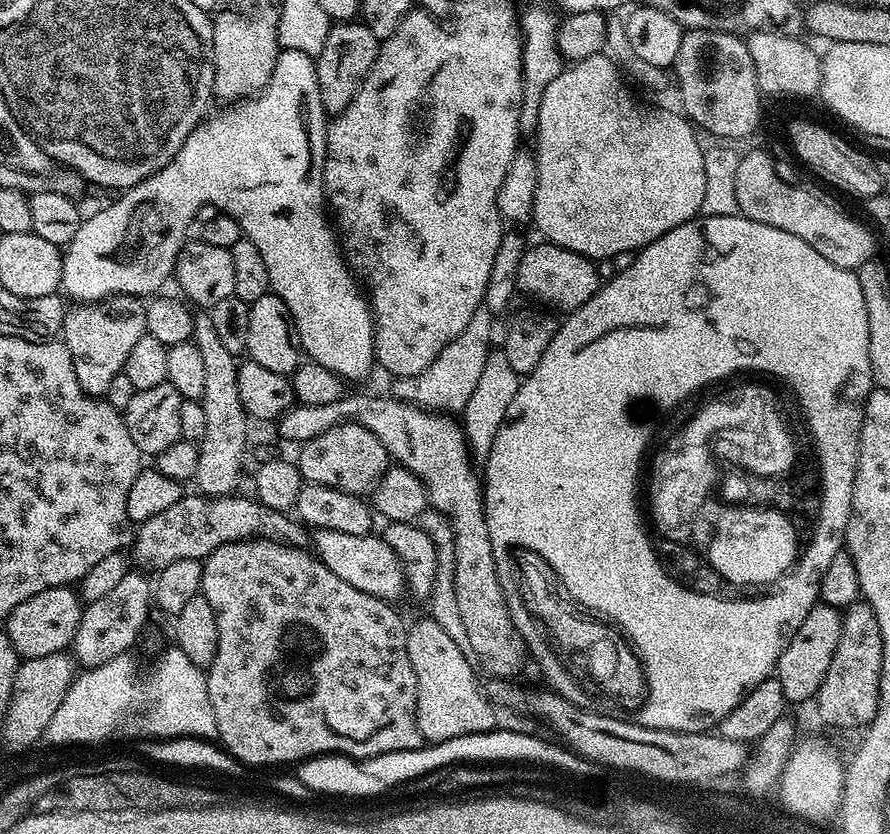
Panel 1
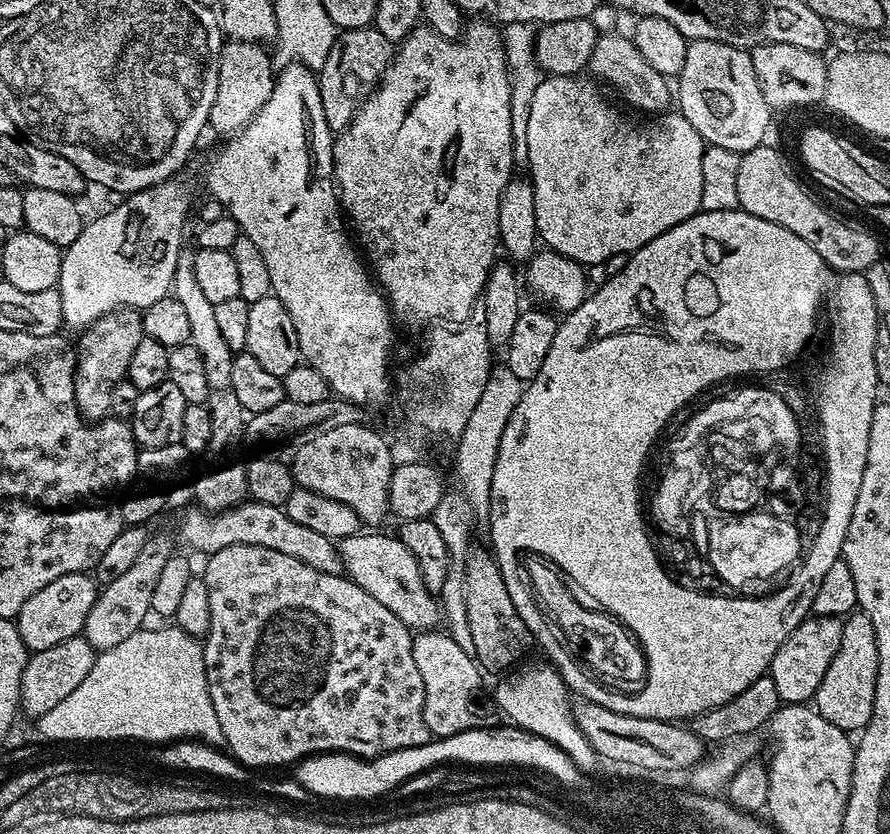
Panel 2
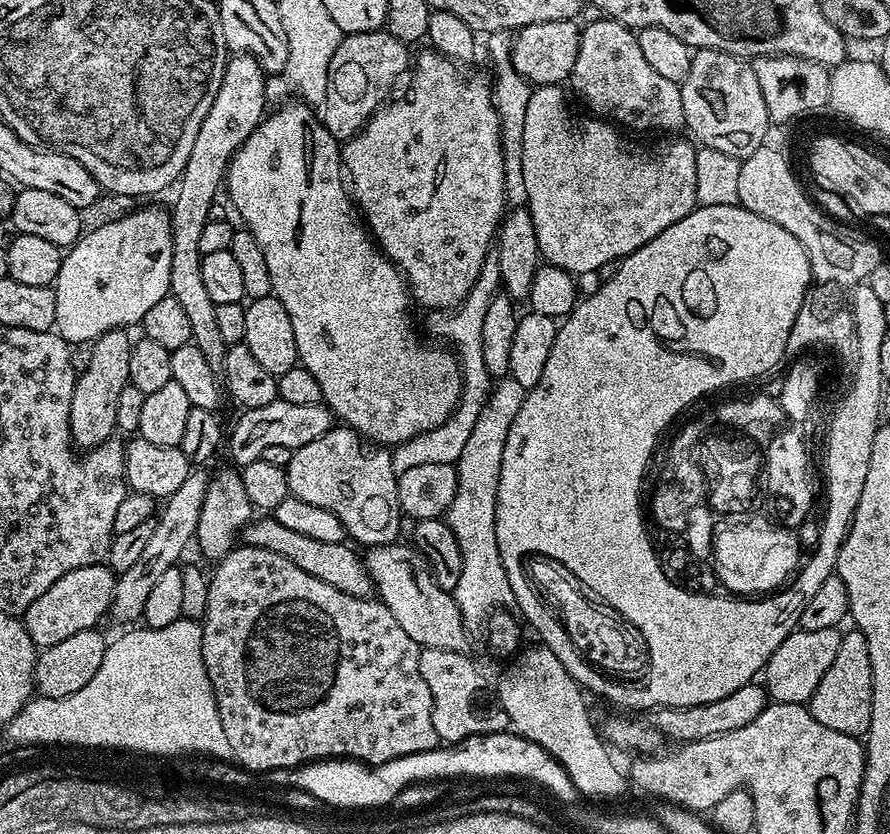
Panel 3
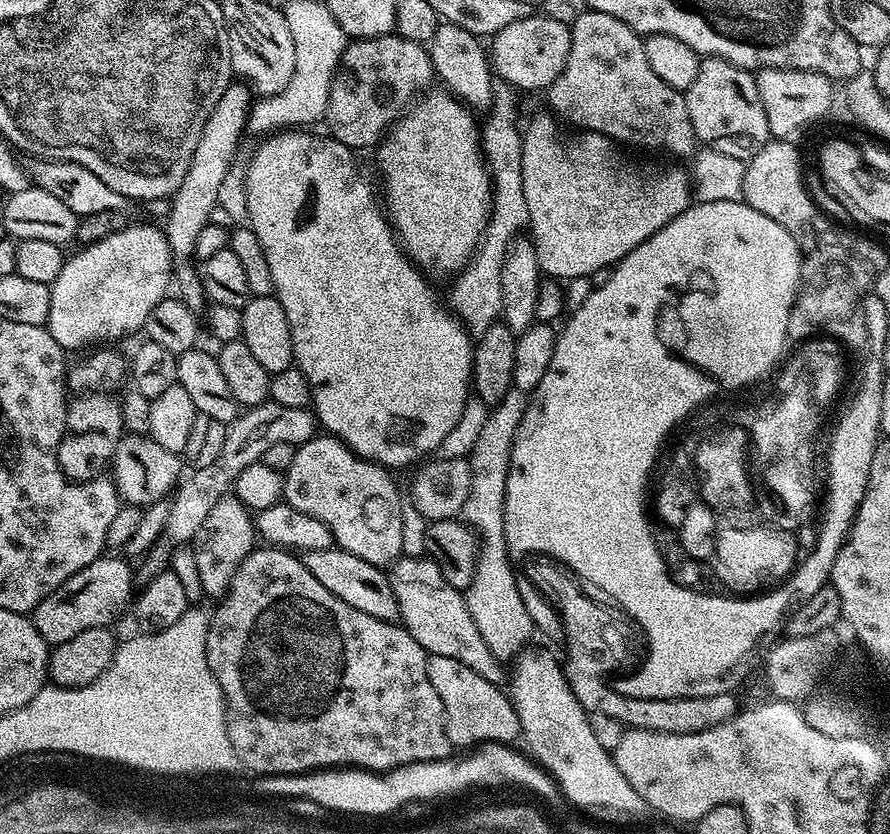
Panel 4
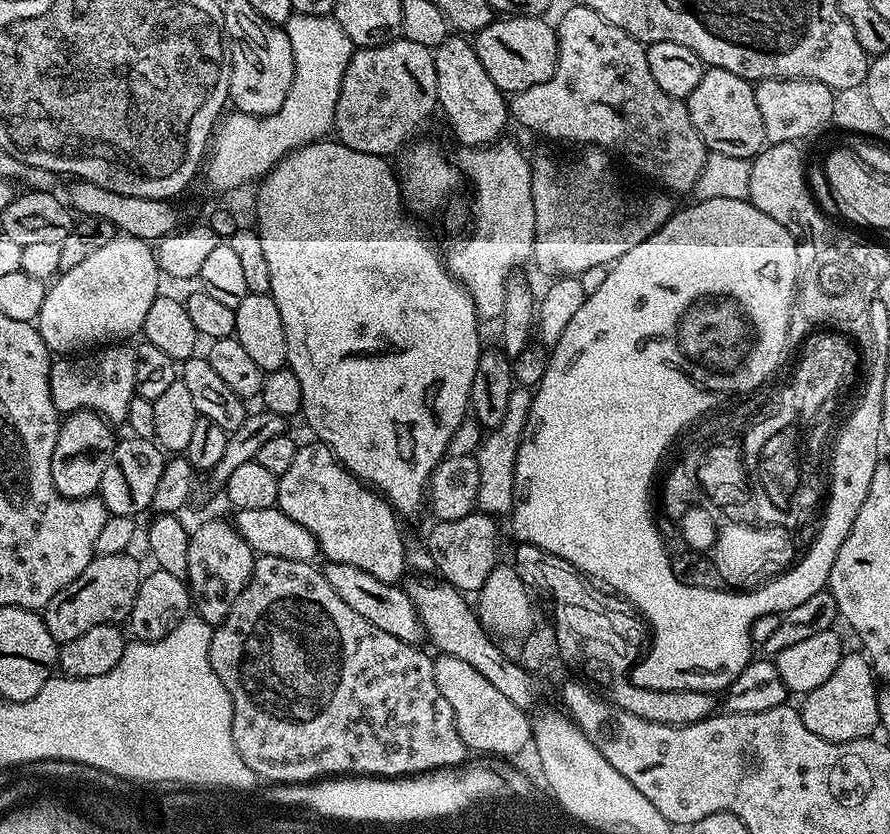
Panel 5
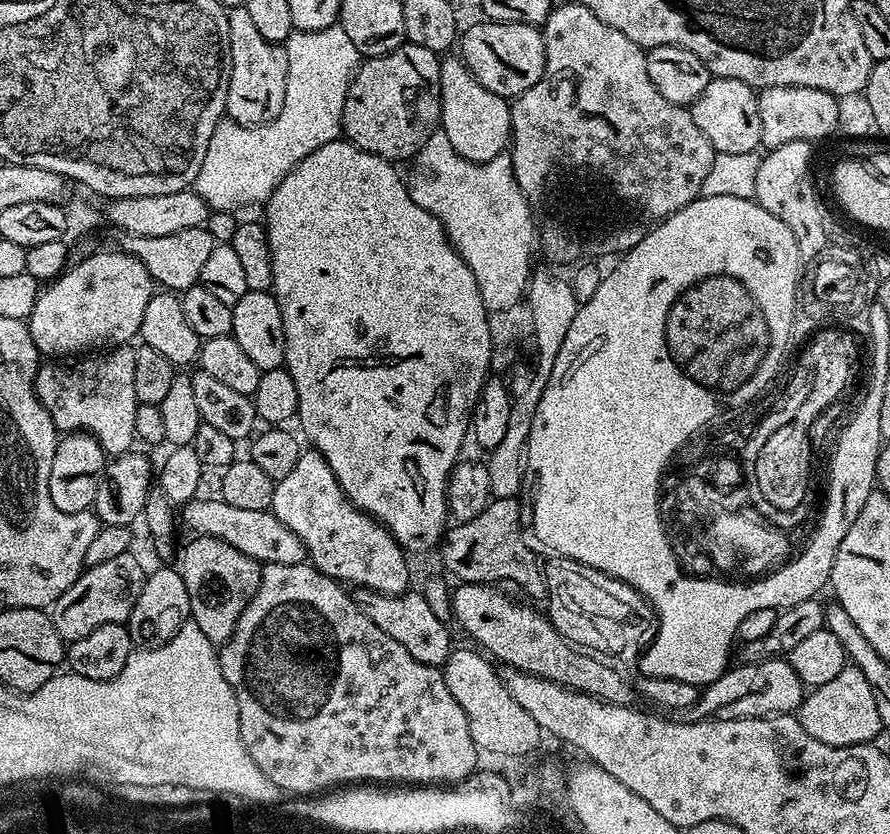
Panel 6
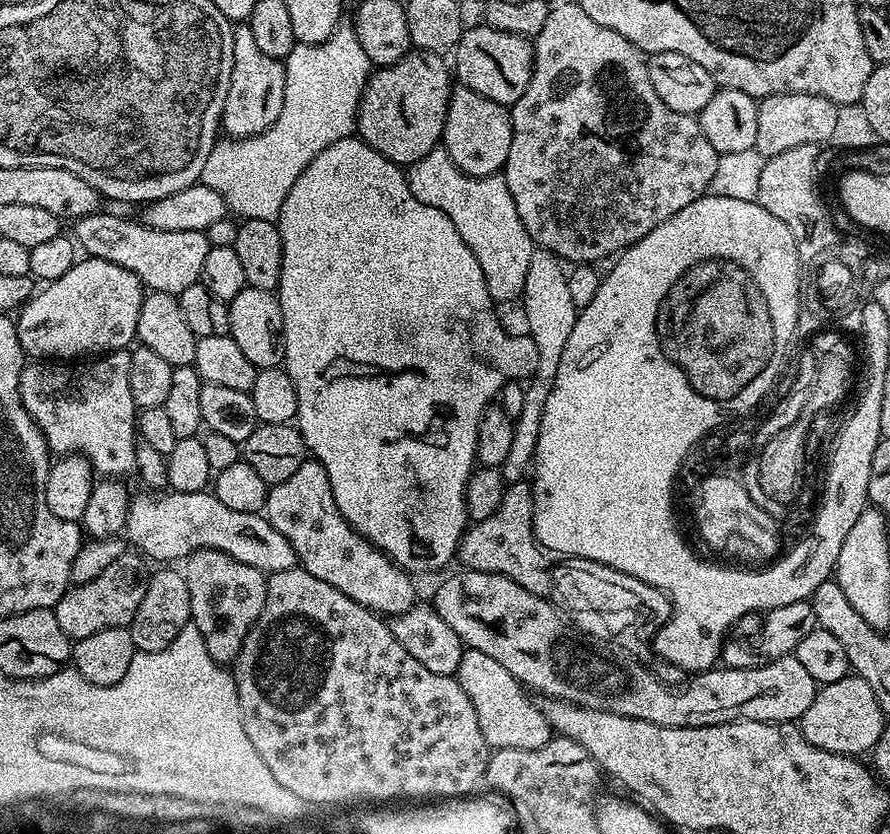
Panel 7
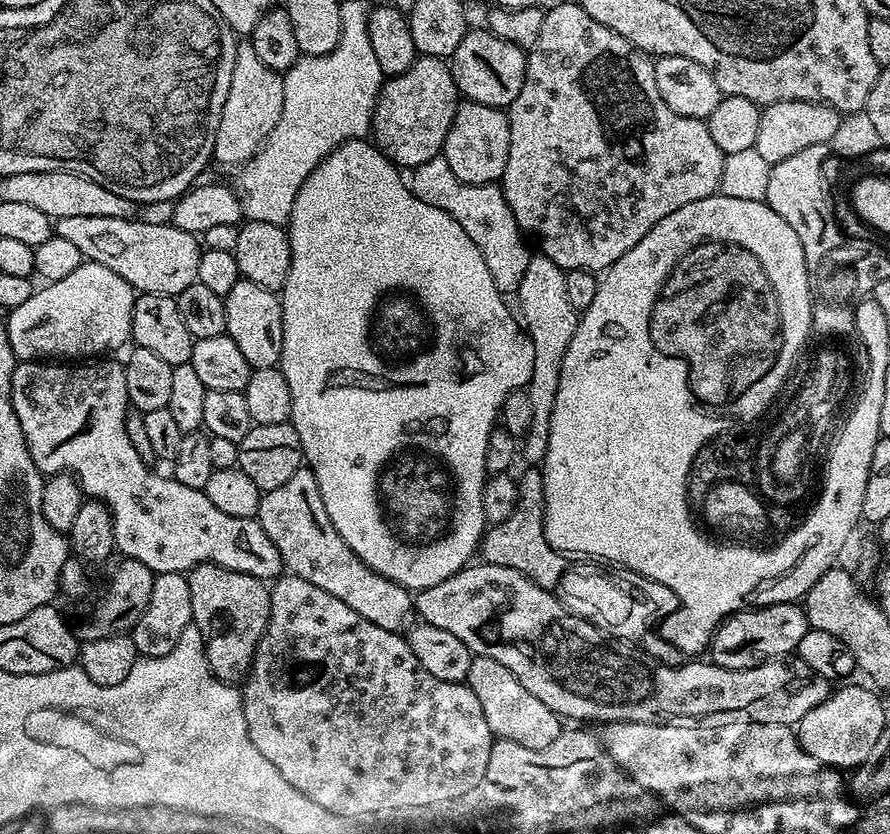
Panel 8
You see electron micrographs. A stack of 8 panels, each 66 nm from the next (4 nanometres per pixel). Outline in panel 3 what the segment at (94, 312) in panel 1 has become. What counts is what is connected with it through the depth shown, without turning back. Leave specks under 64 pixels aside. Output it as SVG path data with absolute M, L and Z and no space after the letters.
M124 330L103 332L97 340L91 341L88 365L77 375L74 398L70 398L70 434L77 449L97 448L102 442L113 439L117 431L118 397L129 383L133 341L128 340L128 335Z

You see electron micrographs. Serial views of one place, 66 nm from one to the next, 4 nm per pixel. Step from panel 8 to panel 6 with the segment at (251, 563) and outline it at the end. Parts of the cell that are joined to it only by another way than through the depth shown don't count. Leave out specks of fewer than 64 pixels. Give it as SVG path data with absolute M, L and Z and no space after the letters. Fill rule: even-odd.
M112 346L99 354L84 354L67 362L41 363L36 372L36 396L61 433L90 432L109 457L119 456L133 447L136 435L135 357L135 347ZM196 498L191 503L183 505L182 524L183 527L185 524L189 528L192 536L209 536L222 542L230 542L234 550L259 560L261 565L302 564L306 560L304 543L298 538L298 534L282 526L282 522L278 522L278 518L270 510L241 510L219 498Z

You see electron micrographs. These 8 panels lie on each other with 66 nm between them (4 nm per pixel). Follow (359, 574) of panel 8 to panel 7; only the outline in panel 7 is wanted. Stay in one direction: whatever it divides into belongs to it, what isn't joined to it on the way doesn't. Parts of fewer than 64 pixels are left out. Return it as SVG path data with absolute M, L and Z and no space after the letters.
M305 458L302 466L298 466L298 470L294 470L294 474L286 478L286 482L278 482L269 487L268 501L264 504L263 515L267 516L274 530L278 530L278 534L282 534L286 542L290 542L299 567L314 574L314 578L322 578L322 582L334 586L334 590L342 590L346 598L358 602L364 608L384 618L402 614L418 603L416 584L412 581L415 579L403 568L399 568L386 553L379 552L366 537L359 536L342 518L334 502L334 494L330 490L330 478L315 458Z

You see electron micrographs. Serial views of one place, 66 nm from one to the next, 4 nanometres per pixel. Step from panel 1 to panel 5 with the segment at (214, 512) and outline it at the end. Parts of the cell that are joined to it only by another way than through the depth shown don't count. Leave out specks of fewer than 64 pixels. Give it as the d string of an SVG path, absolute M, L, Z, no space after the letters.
M331 562L325 563L325 565L323 565L322 571L326 582L330 582L330 586L334 586L334 594L338 594L338 598L342 598L342 602L346 602L346 606L352 607L357 614L362 614L362 618L366 618L366 622L374 622L374 626L378 626L378 630L382 630L386 634L394 634L394 638L407 644L419 645L425 639L424 627L418 618L418 610L408 597L407 591L399 583L378 582L378 578L374 578L374 574L366 574L366 570L358 570L358 566Z

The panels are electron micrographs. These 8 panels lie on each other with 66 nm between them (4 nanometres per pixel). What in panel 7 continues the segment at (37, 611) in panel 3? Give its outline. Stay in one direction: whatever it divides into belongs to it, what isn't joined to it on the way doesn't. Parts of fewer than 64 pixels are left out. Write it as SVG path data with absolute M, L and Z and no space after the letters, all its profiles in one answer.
M125 550L122 558L114 561L114 566L102 570L94 582L72 584L54 609L58 626L62 626L62 634L75 642L90 638L90 634L98 634L98 630L128 628L146 594L150 572L149 569L144 569L144 564L146 565L146 560L143 555Z

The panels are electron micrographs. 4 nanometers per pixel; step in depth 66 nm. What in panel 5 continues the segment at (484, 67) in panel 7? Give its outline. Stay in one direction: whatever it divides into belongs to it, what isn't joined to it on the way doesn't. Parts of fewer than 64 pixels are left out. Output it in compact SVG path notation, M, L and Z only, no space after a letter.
M505 16L493 19L481 32L475 33L474 47L478 54L478 62L490 74L494 86L498 86L505 94L515 94L522 90L530 90L530 86L538 86L538 82L546 82L550 74L554 74L554 66L558 62L558 38L556 29L543 16Z

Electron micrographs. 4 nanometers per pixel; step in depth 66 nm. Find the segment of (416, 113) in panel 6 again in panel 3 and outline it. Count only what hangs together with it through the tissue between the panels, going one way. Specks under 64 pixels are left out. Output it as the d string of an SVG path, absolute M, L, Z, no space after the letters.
M387 30L350 32L341 35L338 50L334 50L334 58L330 58L328 77L326 78L326 98L322 105L324 128L337 142L343 142L352 136L356 136L362 130L364 123L393 95L391 92L392 87L396 84L396 79L403 72L405 75L409 71L410 56L408 60L408 52L410 52L409 45L404 44L398 38L394 38Z

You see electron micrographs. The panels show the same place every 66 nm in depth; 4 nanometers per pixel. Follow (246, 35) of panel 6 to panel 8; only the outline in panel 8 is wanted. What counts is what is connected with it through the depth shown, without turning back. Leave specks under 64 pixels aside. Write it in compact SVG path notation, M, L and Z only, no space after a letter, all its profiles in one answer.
M240 42L236 46L234 58L234 74L230 78L230 90L226 94L226 106L222 106L222 118L218 122L218 130L214 138L214 150L212 155L215 163L225 164L233 170L239 169L251 160L252 156L264 144L265 138L278 126L278 118L282 114L282 102L284 101L284 78L281 73L270 70L258 54L254 54L254 46L250 42Z

